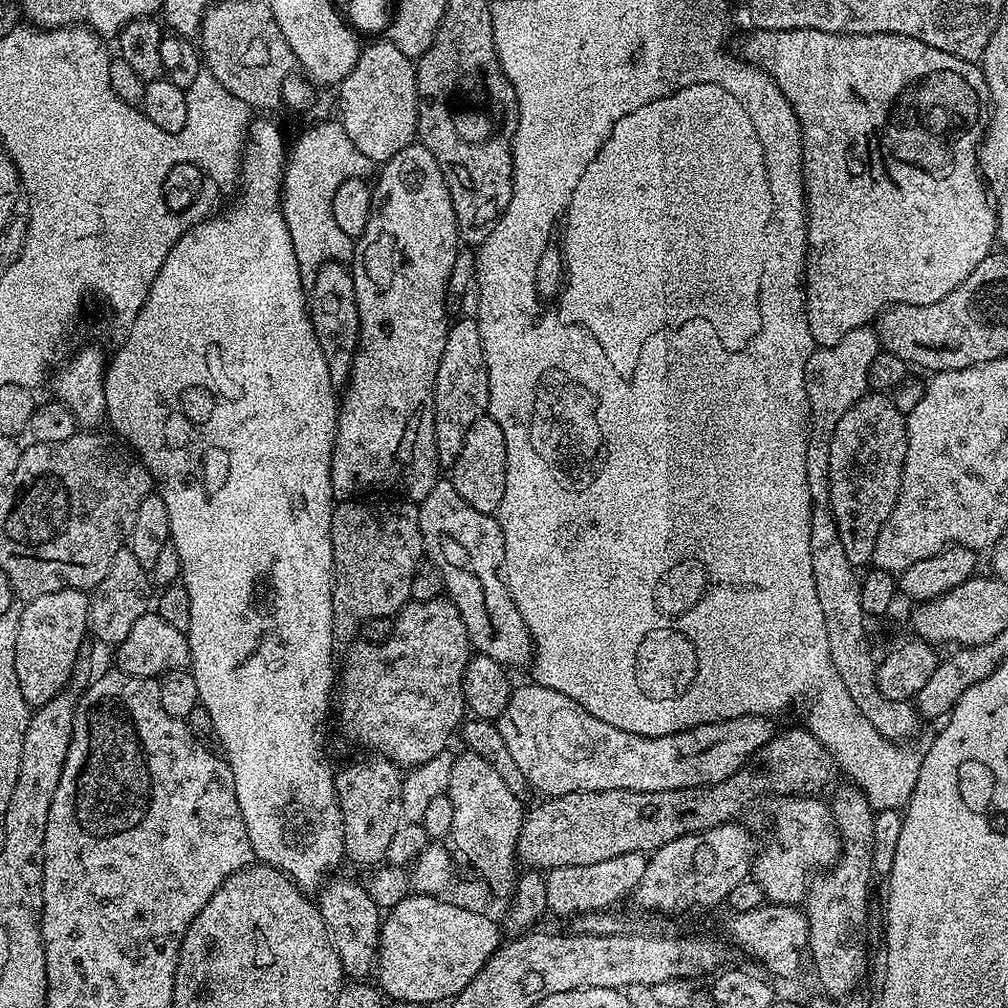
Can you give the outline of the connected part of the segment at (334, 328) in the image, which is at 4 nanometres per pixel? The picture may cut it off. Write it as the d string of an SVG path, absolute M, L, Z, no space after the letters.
M325 263L314 273L310 280L310 291L307 293L308 317L318 338L318 346L322 346L322 354L326 354L326 366L330 370L333 385L347 385L348 376L352 373L352 355L356 352L356 341L360 335L360 319L356 305L356 291L351 271L343 263Z

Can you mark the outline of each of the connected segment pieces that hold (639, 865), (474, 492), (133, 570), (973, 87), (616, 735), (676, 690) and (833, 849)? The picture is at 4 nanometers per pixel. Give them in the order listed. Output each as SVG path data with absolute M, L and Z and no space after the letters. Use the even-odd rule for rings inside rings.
M627 852L618 858L606 858L606 862L594 862L594 866L562 866L546 872L546 902L548 912L556 916L579 917L585 912L611 909L623 896L631 897L640 885L646 860L641 853Z
M479 416L474 426L466 430L462 450L450 469L450 479L454 490L458 490L474 510L499 513L502 494L506 494L506 438L502 438L502 426L498 426L491 416Z
M120 548L118 554L114 554L114 562L110 562L110 571L106 573L106 578L102 578L99 588L94 592L95 599L91 601L88 614L91 635L96 635L102 643L109 646L120 644L122 638L130 634L134 622L138 622L138 618L149 611L148 588L150 589L149 569L144 568L138 558L134 558L131 548ZM96 596L100 600L96 600Z
M757 28L749 31L749 36L744 40L743 59L749 64L755 64L764 69L764 73L772 77L772 81L782 90L786 102L794 110L794 114L800 123L800 137L802 138L802 162L804 163L804 206L808 213L808 255L804 266L804 313L808 315L808 325L812 335L813 345L821 348L829 348L838 342L850 330L862 328L871 325L876 317L884 311L885 308L894 304L913 304L914 306L926 306L930 302L938 302L954 290L954 286L962 286L970 274L997 247L996 244L996 212L992 209L992 204L988 201L990 197L989 189L984 183L984 177L980 174L980 162L978 153L980 143L984 140L984 131L988 129L988 118L992 103L990 94L986 86L986 78L983 71L973 61L963 60L954 54L946 54L946 50L934 50L934 46L926 46L926 42L918 42L918 38L910 38L902 34L886 34L885 32L875 32L874 34L850 34L845 36L843 32L823 32L822 30L762 30Z
M535 682L527 683L521 688L513 687L506 710L502 710L494 723L506 742L506 750L510 750L510 758L514 758L518 770L522 770L525 781L544 792L540 794L548 798L598 790L661 792L679 788L708 788L730 778L739 768L747 765L760 748L771 742L774 735L772 724L768 721L771 719L762 715L739 716L717 724L699 724L696 728L665 736L639 736L618 730L618 726L610 726L610 722L602 722L602 718L594 718L594 714L584 711L578 702L566 698L566 694L558 694L558 690L550 690Z
M648 628L636 640L636 652L632 652L632 680L636 680L640 696L648 696L648 700L684 700L696 688L696 680L700 680L696 640L680 628ZM668 656L672 656L672 668L668 668Z
M789 795L779 801L780 805L772 816L772 833L757 851L750 873L751 879L762 886L765 901L799 905L808 895L813 873L831 869L839 860L842 845L832 818L832 809L825 801L823 804L816 799L820 798L815 795Z

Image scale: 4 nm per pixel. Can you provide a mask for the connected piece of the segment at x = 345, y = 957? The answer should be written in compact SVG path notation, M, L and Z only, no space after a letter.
M333 875L325 879L319 889L318 907L320 917L324 920L324 928L328 932L328 941L332 944L332 949L338 954L338 958L344 967L345 977L353 981L360 982L373 975L376 967L376 951L380 945L380 925L382 923L382 909L376 904L374 898L368 893L367 887L356 880L351 880L348 876Z

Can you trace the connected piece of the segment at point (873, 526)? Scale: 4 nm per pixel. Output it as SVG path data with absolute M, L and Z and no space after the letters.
M869 391L834 426L828 437L828 507L842 538L842 550L854 566L868 564L878 534L898 502L908 449L908 422L891 395Z

